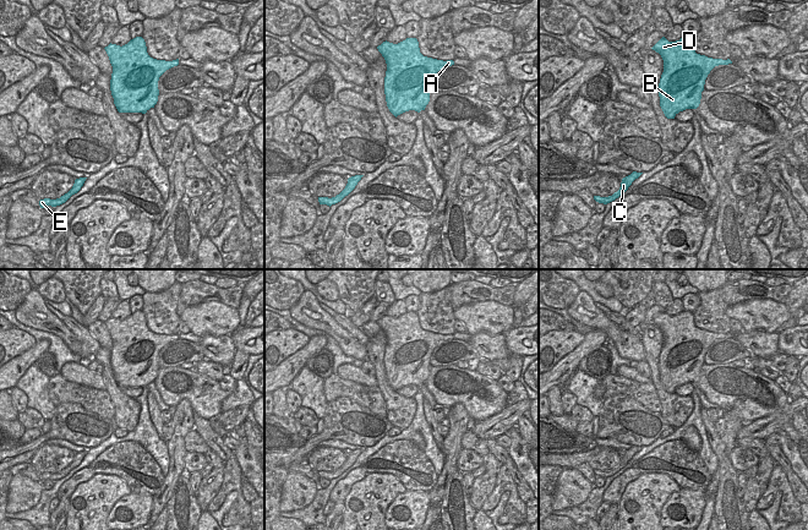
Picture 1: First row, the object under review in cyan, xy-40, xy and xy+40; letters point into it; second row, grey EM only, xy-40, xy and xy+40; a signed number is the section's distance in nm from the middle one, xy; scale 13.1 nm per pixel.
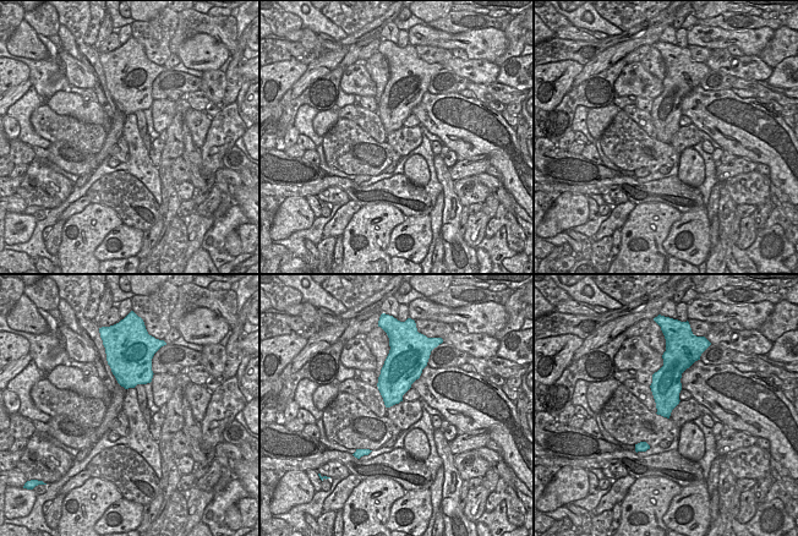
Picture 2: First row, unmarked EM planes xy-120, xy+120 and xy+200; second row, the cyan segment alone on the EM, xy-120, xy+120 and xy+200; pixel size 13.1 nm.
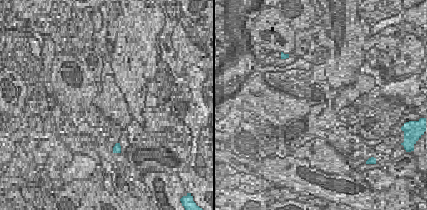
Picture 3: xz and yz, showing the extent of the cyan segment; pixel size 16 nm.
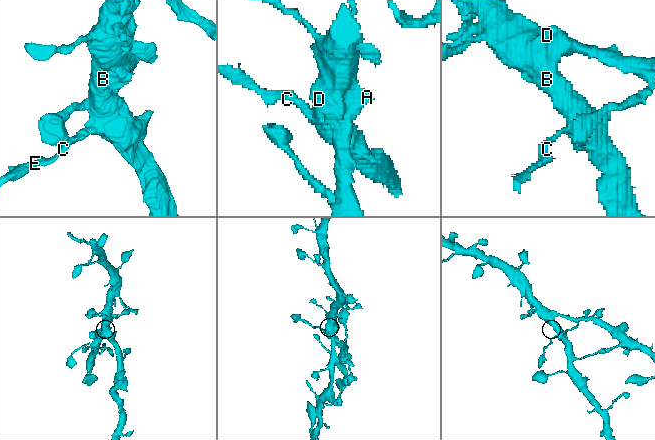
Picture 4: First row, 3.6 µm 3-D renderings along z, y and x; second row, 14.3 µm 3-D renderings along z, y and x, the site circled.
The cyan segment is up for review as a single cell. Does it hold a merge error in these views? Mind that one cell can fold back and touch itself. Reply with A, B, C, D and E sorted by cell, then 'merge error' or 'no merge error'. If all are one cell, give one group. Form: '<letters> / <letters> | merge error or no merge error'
A B C D / E | merge error

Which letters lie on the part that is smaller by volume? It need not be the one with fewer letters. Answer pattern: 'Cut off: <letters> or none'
Cut off: E

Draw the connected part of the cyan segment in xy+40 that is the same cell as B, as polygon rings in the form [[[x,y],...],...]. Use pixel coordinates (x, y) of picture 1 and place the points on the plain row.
[[[662,311],[653,322],[664,334],[659,357],[660,381],[667,393],[686,383],[697,383],[710,345],[719,339],[732,338],[730,333],[713,333],[697,328],[693,312],[668,316]]]

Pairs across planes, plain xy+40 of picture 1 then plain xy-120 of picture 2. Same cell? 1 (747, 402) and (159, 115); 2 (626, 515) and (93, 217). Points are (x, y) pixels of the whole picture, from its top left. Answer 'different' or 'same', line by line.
1: same
2: same

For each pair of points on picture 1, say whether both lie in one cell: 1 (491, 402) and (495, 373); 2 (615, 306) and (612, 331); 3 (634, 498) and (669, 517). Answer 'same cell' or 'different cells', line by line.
1: different cells
2: different cells
3: different cells

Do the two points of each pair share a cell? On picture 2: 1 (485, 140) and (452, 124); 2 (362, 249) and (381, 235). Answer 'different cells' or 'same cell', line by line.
1: same cell
2: same cell

